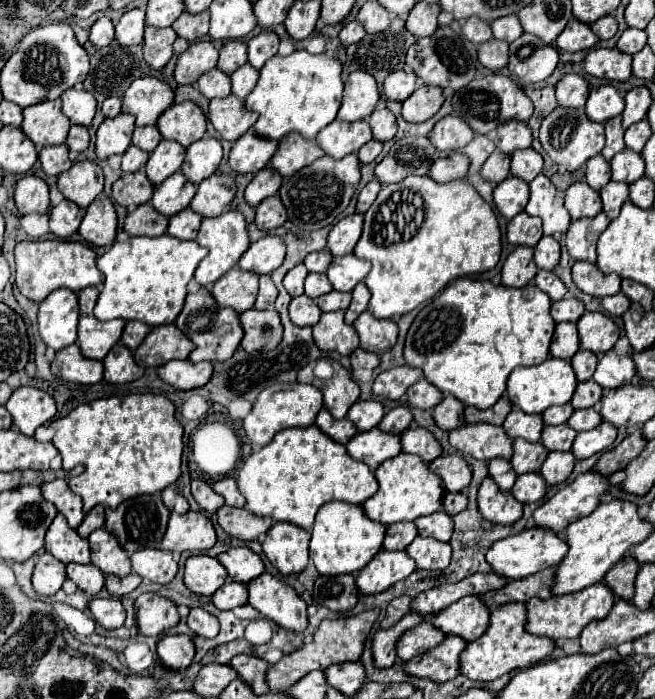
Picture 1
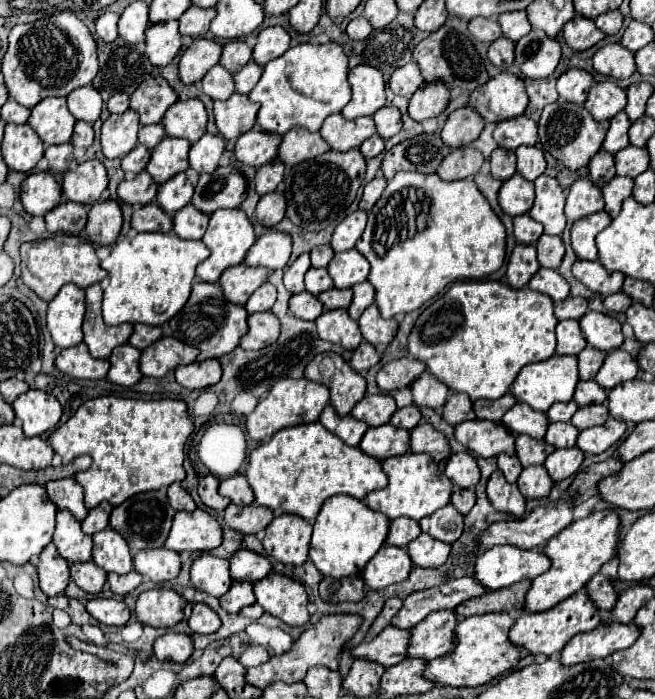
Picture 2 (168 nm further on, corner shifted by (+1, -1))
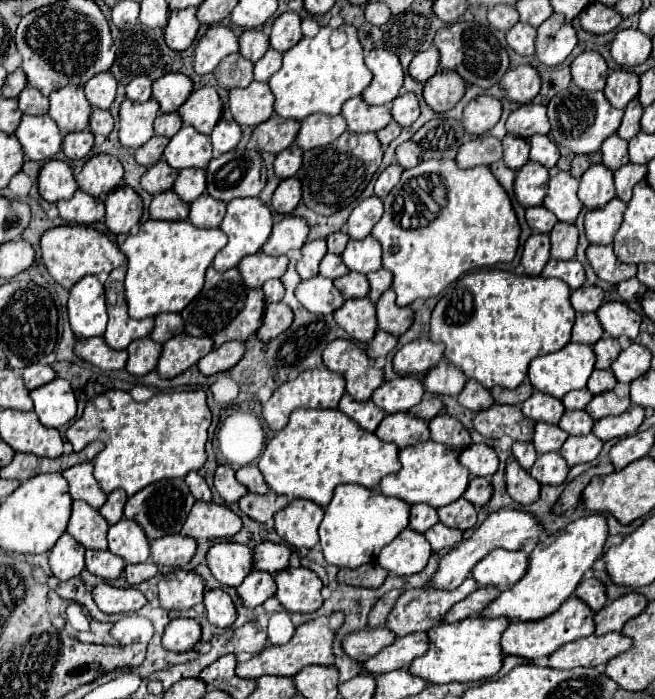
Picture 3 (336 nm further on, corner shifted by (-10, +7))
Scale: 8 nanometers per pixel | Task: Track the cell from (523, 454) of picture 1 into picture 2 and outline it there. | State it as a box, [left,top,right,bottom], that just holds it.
[515,434,555,468]

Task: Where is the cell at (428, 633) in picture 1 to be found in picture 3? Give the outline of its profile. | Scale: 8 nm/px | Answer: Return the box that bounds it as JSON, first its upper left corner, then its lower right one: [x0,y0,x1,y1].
[342,626,396,662]

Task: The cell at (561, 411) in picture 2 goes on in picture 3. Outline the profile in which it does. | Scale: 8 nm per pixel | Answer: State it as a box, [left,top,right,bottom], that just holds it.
[562,388,594,410]

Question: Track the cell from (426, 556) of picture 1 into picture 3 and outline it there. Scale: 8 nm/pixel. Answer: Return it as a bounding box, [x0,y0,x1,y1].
[424,522,462,552]

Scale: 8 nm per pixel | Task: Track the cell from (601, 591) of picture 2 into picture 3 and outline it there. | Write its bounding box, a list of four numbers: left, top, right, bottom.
[574,576,606,612]

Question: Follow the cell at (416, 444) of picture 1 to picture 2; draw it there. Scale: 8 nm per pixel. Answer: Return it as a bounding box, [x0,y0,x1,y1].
[411,422,451,462]

